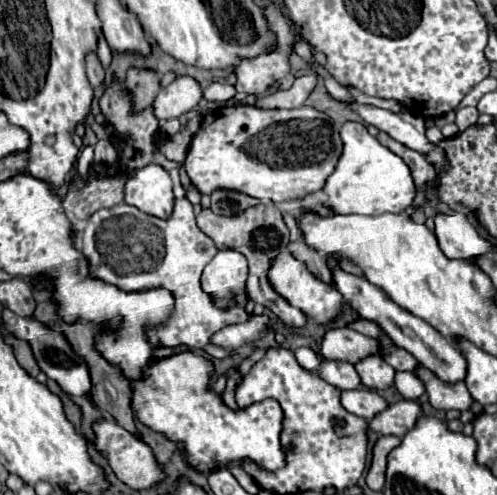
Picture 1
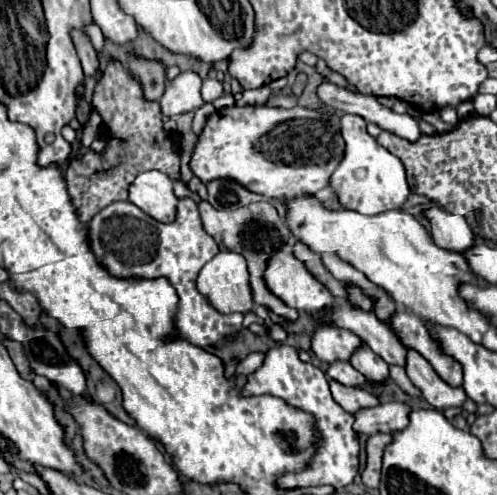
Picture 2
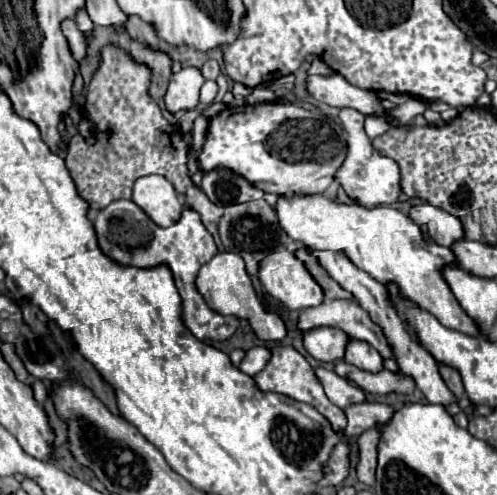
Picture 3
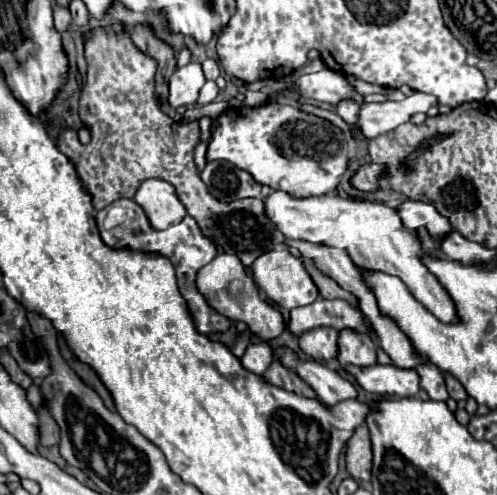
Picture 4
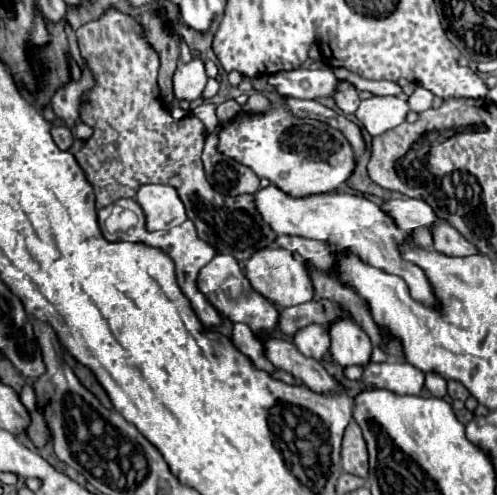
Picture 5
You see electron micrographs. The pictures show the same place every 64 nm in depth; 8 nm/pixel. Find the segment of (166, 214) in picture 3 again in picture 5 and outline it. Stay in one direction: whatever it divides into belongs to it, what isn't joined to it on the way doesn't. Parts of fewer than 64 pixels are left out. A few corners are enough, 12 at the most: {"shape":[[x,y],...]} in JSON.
{"shape":[[144,184],[136,202],[148,230],[164,230],[186,220],[176,190]]}

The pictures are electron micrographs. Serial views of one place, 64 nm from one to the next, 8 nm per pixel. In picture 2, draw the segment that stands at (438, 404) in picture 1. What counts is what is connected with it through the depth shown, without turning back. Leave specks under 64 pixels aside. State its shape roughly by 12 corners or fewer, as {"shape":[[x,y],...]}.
{"shape":[[406,348],[412,384],[438,410],[462,406],[462,388],[448,386],[432,364]]}

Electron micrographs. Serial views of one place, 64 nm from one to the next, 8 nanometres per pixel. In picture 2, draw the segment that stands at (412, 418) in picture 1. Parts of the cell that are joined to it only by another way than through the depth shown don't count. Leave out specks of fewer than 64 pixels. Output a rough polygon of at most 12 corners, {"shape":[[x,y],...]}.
{"shape":[[402,402],[360,408],[354,432],[396,432],[408,424]]}

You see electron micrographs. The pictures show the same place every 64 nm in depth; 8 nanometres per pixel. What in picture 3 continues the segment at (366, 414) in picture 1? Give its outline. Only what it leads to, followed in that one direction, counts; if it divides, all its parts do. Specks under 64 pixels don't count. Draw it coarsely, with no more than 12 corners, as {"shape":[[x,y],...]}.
{"shape":[[322,366],[314,370],[338,408],[364,402],[364,390]]}

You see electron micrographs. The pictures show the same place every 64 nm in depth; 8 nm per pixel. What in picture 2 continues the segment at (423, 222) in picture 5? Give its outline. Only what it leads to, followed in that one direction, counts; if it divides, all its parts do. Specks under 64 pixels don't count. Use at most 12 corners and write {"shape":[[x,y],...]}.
{"shape":[[422,210],[436,246],[464,252],[474,234],[462,216]]}

